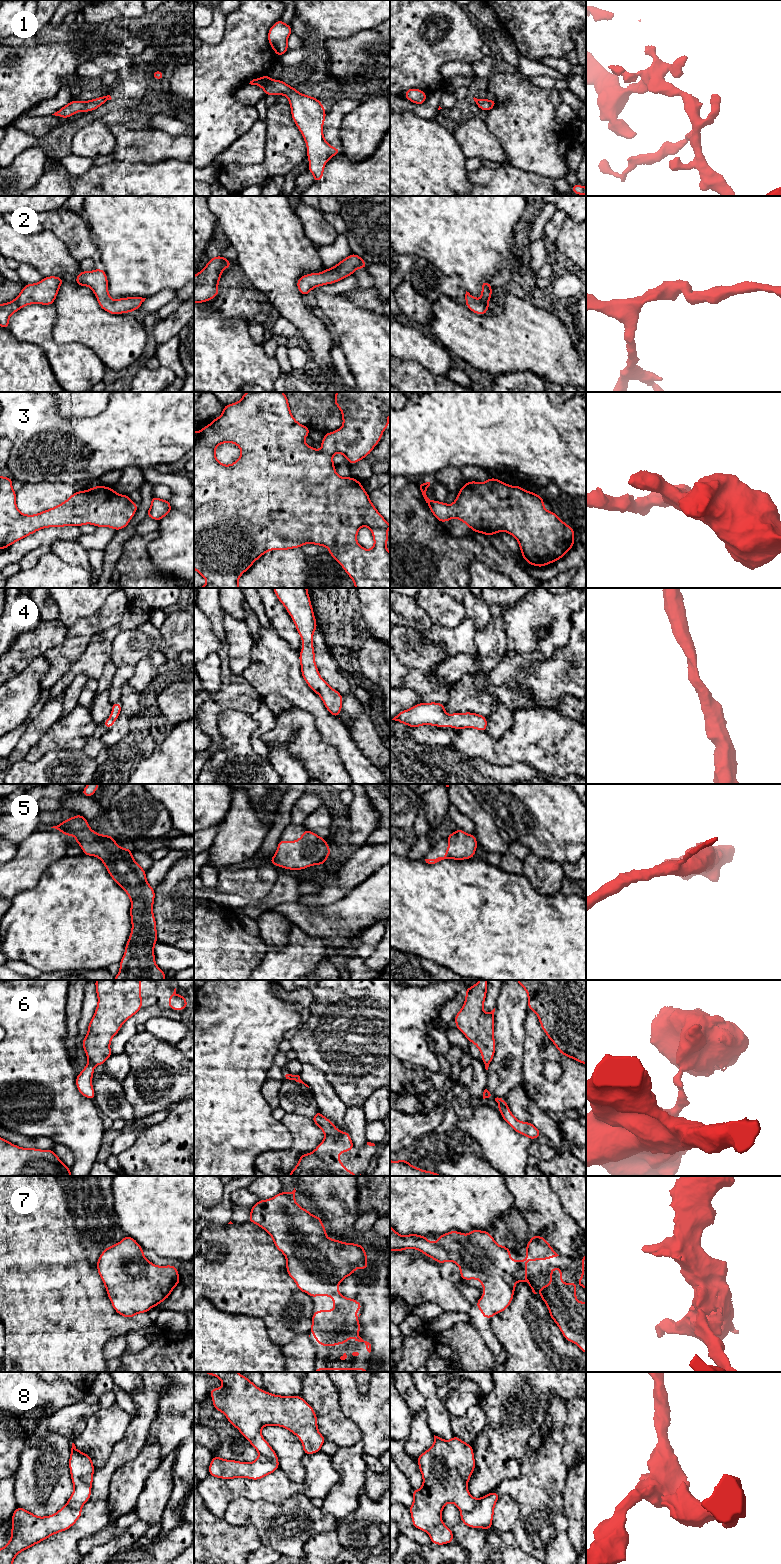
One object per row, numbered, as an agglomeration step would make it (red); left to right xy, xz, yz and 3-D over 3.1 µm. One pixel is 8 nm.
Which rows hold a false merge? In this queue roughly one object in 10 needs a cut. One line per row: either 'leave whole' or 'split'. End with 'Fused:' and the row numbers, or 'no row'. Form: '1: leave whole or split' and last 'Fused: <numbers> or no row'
1: leave whole
2: leave whole
3: leave whole
4: leave whole
5: leave whole
6: leave whole
7: leave whole
8: split
Fused: 8

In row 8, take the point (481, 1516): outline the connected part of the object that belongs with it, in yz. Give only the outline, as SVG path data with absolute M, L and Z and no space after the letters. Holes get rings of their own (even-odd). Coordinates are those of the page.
M496 1491L485 1495L471 1511L461 1513L461 1521L470 1528L491 1530L493 1528L494 1506L499 1498Z

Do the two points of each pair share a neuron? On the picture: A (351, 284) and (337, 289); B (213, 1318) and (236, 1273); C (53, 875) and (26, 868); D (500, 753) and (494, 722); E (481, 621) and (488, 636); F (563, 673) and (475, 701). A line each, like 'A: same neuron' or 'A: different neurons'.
A: same neuron
B: different neurons
C: different neurons
D: different neurons
E: different neurons
F: same neuron

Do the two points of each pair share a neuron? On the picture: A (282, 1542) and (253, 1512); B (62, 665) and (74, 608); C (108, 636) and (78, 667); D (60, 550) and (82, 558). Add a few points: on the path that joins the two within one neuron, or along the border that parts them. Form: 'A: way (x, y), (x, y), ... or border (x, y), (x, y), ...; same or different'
A: way (280, 1533), (262, 1514); same
B: border (91, 615), (80, 618), (68, 628); different
C: way (102, 644), (86, 660); same
D: way (65, 550), (77, 555); same

